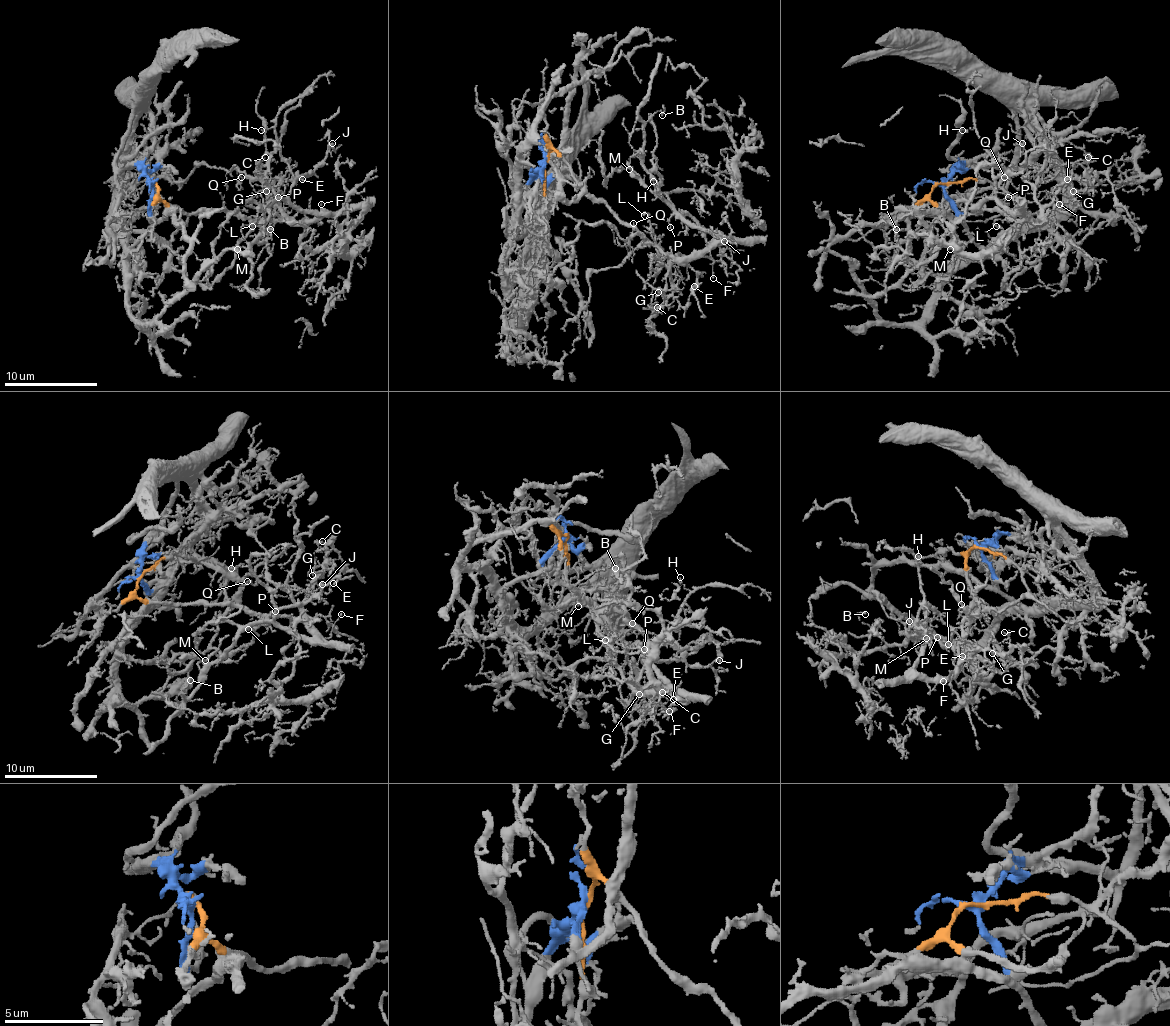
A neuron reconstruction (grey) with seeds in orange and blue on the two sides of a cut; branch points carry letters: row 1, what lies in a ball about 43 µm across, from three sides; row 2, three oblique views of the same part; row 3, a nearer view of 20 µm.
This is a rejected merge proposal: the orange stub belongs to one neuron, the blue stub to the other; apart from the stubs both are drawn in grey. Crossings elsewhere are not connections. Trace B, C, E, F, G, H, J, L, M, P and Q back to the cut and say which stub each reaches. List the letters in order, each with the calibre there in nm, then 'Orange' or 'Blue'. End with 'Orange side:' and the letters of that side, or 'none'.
B: Thickness 110 nm. Orange
C: Thickness 130 nm. Orange
E: Thickness 150 nm. Orange
F: Thickness 70 nm. Orange
G: Thickness 130 nm. Orange
H: Thickness 110 nm. Orange
J: Thickness 90 nm. Orange
L: Thickness 140 nm. Orange
M: Thickness 110 nm. Orange
P: Thickness 90 nm. Orange
Q: Thickness 110 nm. Orange
Orange side: B, C, E, F, G, H, J, L, M, P, Q

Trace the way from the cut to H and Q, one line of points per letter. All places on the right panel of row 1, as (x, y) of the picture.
H: (943, 185), (932, 201), (1038, 222), (997, 199), (992, 157), (973, 127), (962, 129)
Q: (943, 185), (932, 201), (1034, 219), (1041, 203), (1024, 180), (1031, 175), (1022, 187), (1004, 178)

